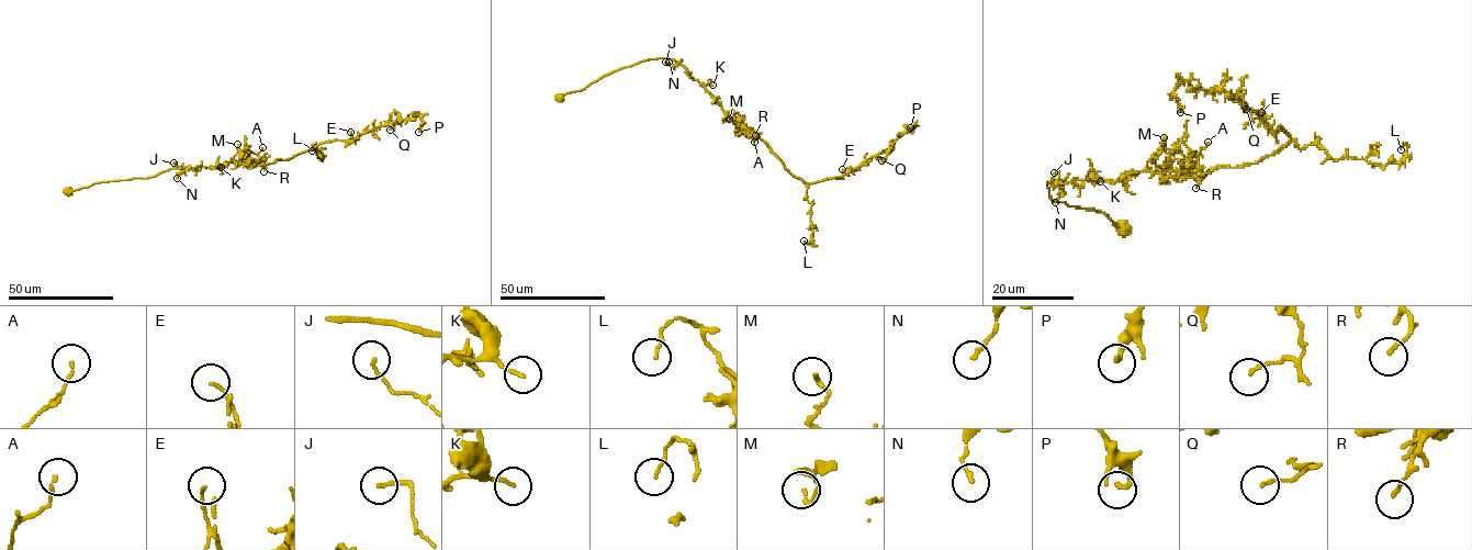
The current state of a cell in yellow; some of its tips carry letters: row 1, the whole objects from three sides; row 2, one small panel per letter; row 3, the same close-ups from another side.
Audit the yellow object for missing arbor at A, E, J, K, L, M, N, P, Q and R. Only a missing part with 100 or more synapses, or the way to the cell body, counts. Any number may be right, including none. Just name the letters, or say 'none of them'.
none of them

